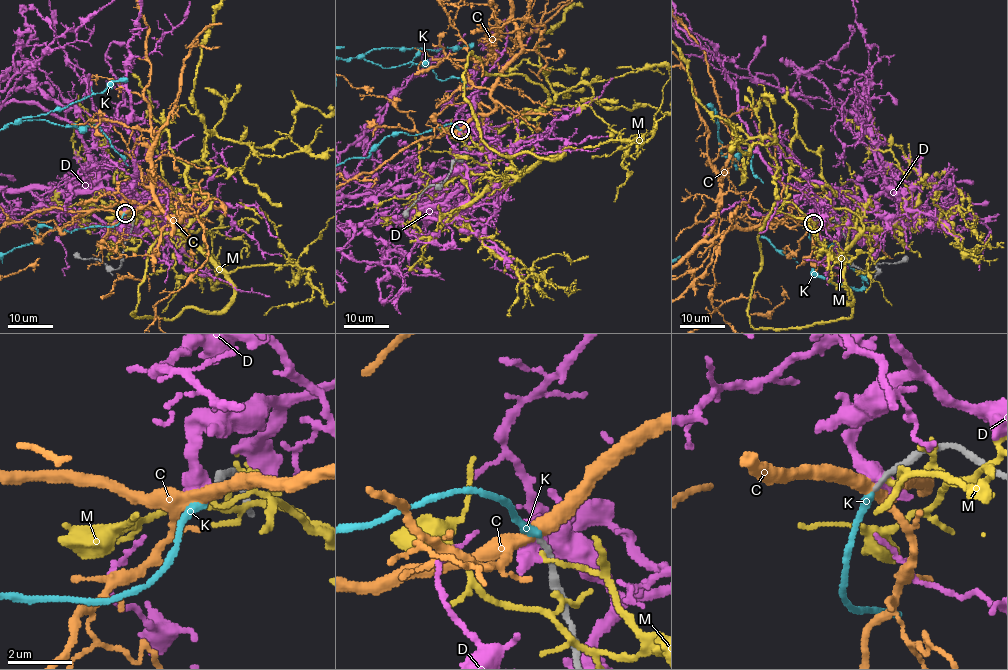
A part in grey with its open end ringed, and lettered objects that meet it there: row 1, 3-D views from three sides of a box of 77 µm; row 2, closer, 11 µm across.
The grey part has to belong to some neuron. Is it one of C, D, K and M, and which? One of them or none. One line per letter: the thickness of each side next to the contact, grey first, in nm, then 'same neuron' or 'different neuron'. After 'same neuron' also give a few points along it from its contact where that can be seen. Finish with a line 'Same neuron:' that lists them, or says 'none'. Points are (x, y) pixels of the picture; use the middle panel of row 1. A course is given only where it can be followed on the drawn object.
C: 190/400 nm | different neuron
D: 200/440 nm | different neuron
K: 170/260 nm | same neuron
M: 240/120 nm | different neuron
Same neuron: K

